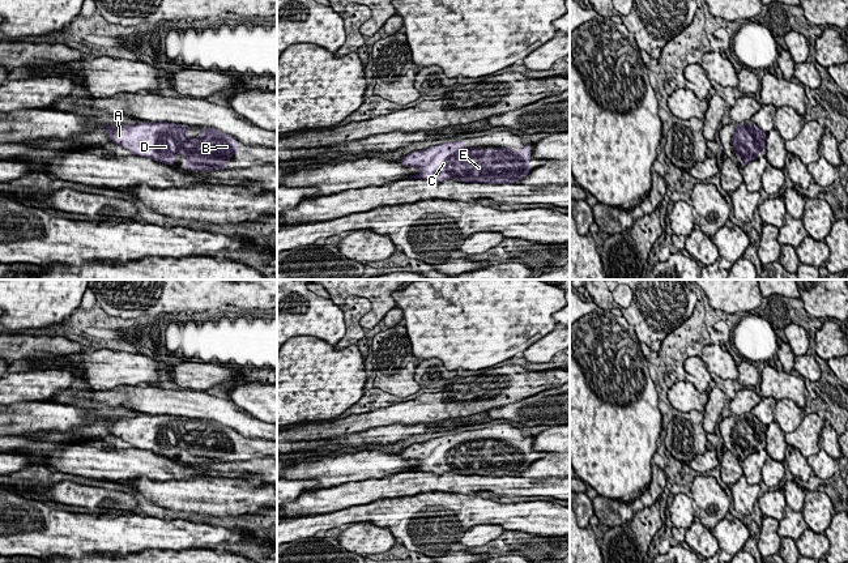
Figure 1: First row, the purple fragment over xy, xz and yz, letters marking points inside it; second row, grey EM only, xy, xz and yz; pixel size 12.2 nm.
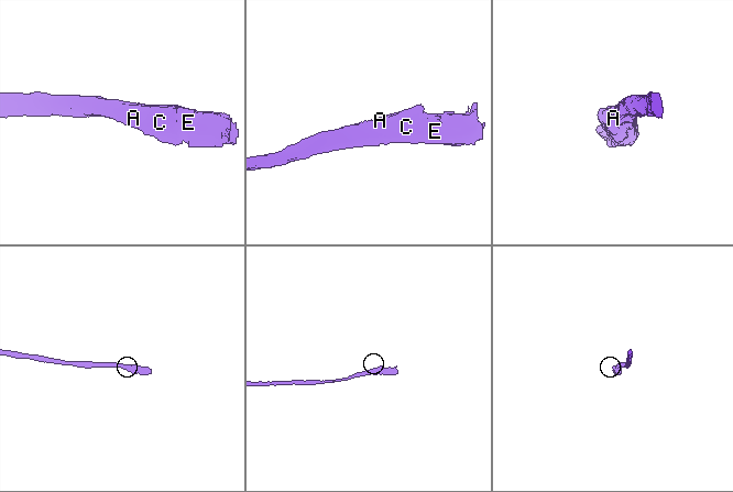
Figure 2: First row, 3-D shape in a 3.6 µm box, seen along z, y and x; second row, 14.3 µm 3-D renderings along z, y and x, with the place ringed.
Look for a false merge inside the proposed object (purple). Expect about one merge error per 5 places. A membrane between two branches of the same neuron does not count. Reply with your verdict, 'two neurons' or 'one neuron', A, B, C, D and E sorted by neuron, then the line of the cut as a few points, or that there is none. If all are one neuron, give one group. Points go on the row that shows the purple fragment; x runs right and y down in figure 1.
one neuron; groups A B C D E; cut none

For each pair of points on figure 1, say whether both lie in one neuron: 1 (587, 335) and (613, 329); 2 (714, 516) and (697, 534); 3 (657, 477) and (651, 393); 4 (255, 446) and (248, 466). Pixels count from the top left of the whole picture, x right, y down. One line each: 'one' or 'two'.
1: one
2: two
3: two
4: two

